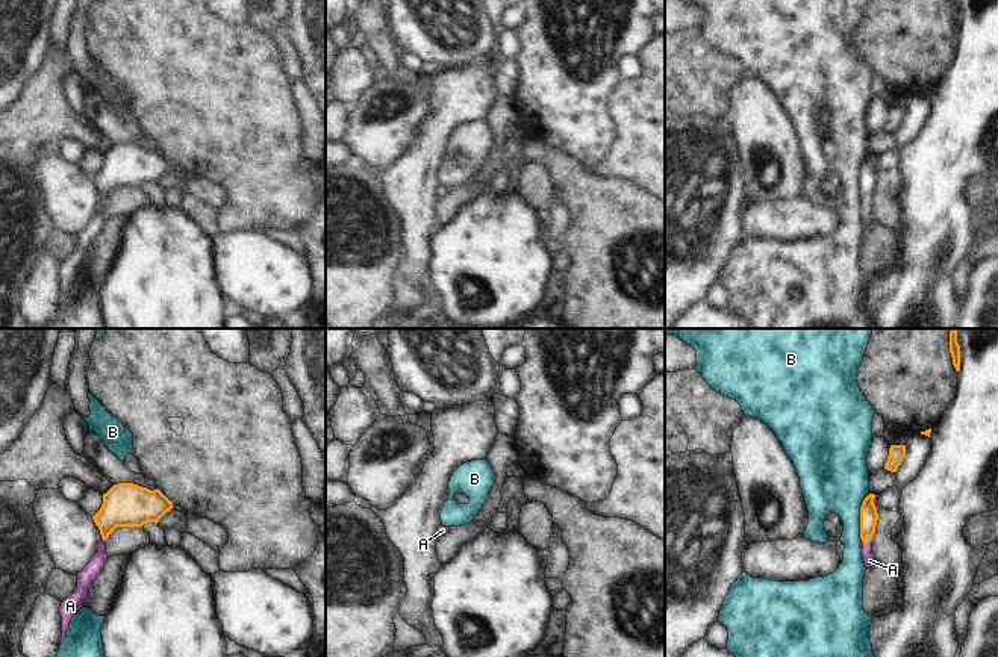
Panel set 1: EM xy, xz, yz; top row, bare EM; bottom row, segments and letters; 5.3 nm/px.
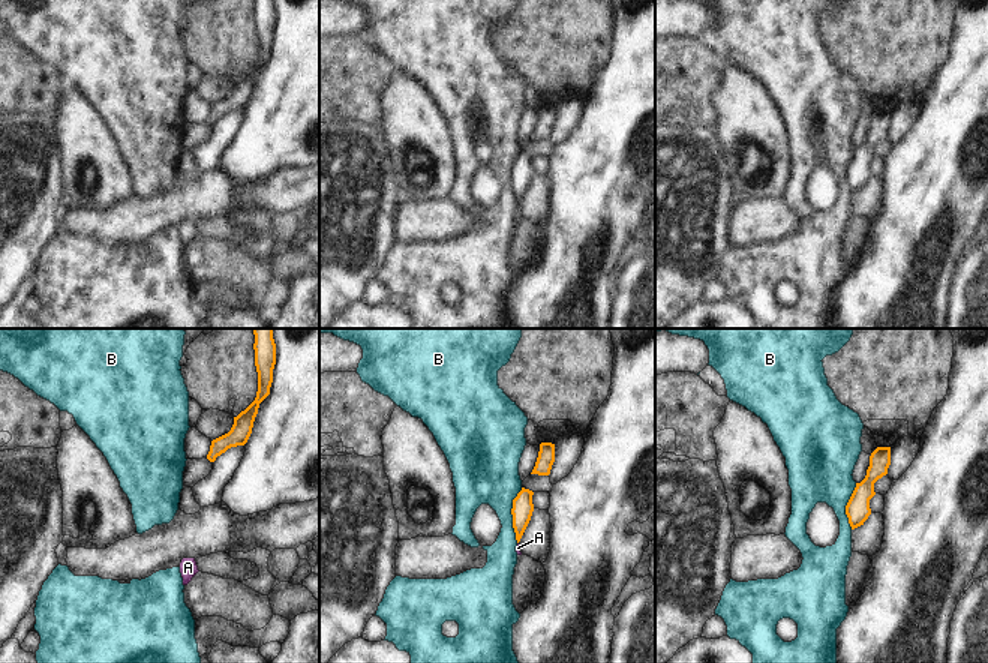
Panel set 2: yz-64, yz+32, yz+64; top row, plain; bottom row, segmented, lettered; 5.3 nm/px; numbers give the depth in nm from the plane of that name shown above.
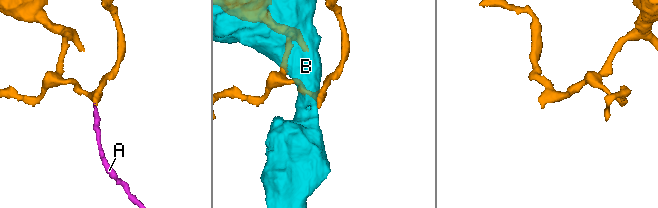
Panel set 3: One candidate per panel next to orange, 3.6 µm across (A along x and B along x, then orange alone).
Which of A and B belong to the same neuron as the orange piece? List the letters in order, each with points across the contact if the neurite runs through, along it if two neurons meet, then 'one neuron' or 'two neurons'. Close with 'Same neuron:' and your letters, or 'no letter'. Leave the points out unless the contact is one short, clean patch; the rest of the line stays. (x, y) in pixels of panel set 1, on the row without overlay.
A: across yz (868, 173), (867, 203), (870, 221) | one neuron
B: along yz (870, 155), (860, 168), (862, 203) | two neurons
Same neuron: A

